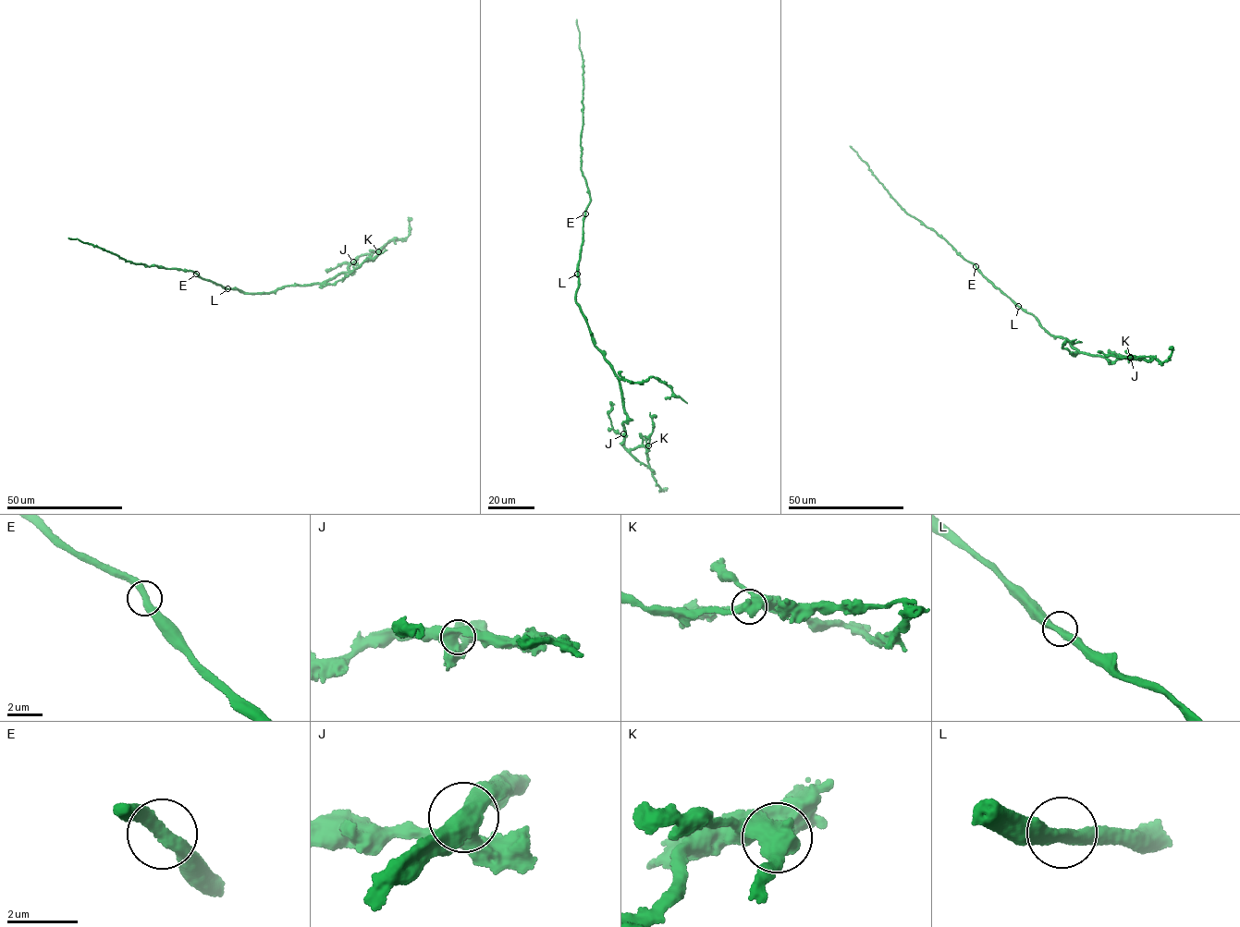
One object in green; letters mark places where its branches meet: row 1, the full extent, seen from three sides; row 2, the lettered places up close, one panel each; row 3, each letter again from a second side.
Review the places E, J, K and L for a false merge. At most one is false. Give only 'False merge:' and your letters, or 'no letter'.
False merge: no letter

